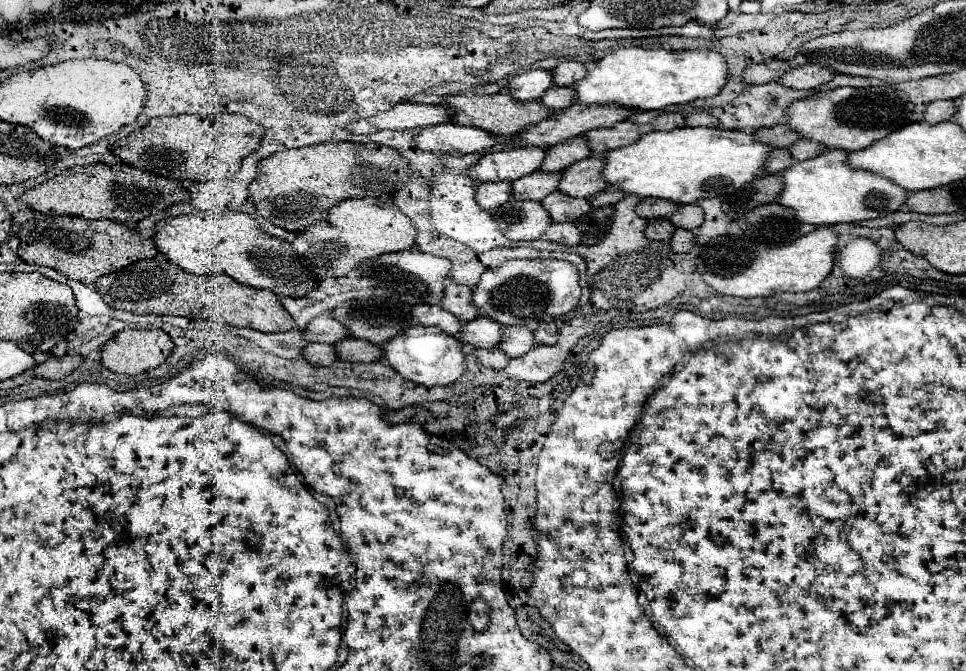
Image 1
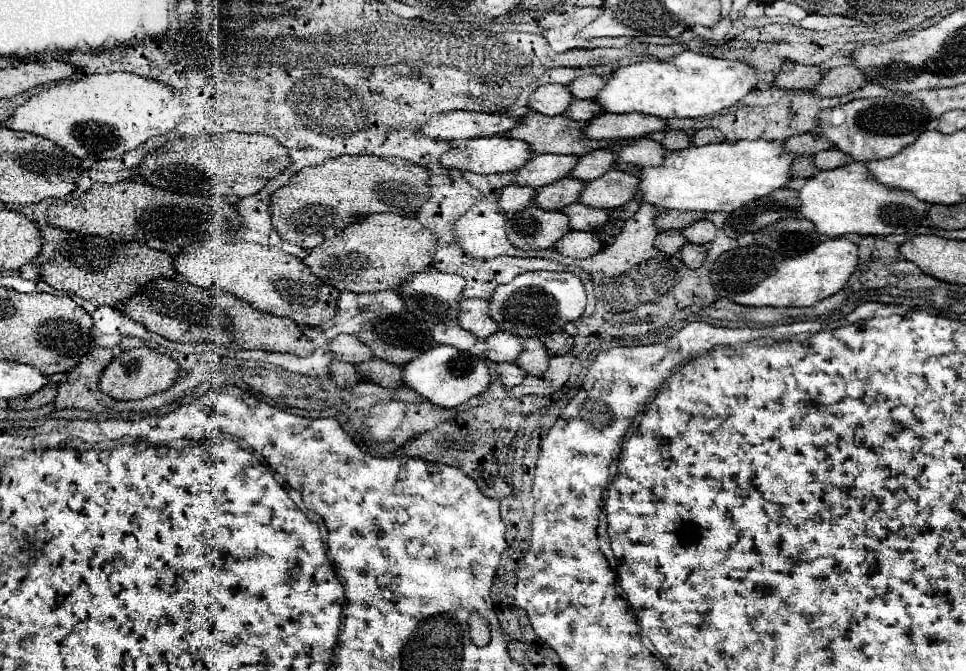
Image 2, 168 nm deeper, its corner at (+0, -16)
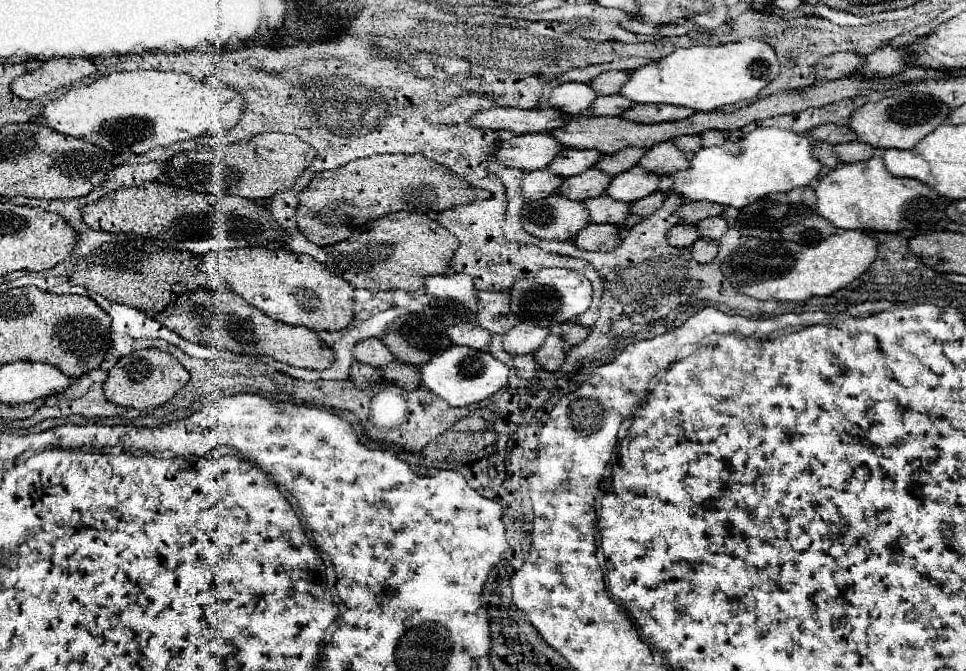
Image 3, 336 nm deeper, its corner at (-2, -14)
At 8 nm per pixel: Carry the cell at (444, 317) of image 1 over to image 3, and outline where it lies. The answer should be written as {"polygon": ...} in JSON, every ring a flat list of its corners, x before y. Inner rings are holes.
{"polygon":[[458,324,458,326,448,326,446,334,450,338,452,344,462,344,474,350,482,350,488,346,488,342,492,340,490,332,476,326,476,324]]}

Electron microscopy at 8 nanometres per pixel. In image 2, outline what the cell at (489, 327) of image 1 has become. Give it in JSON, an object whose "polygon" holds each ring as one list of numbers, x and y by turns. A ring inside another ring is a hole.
{"polygon":[[498,330,486,342,488,342,488,350,484,352,482,358,492,360,492,362,514,362,520,356,520,352,522,352,524,338,514,336,512,332]]}

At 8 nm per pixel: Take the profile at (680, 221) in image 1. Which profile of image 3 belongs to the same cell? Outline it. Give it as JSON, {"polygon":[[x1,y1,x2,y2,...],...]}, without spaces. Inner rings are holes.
{"polygon":[[714,216,714,218,706,218,702,222,696,224,698,230,700,230,700,236,704,238,712,238,712,240,718,240,726,230,728,230,728,224,722,216]]}

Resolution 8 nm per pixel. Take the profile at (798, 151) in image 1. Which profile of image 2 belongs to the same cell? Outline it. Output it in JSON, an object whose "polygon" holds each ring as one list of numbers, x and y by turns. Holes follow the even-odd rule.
{"polygon":[[824,150,824,152,818,152,814,156,814,162,816,162,816,168,818,170,834,170,834,168,840,168,848,162,852,162,852,158,840,150]]}

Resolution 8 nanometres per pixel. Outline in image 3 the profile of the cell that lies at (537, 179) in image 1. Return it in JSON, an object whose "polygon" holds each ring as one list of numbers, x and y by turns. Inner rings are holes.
{"polygon":[[586,170,578,176,570,176,570,178,564,178,560,188,556,190,560,196,564,198,572,198,572,200,586,200,586,198,596,198,600,194,604,194,606,186,610,184,610,176,602,174,600,170]]}

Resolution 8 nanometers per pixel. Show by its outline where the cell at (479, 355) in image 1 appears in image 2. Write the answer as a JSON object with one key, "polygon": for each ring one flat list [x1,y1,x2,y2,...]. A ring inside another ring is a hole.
{"polygon":[[502,362,502,364,494,364,492,366,496,378,506,386,506,388,512,388,516,384,522,384,522,380,526,378,524,370,516,364,516,362]]}

